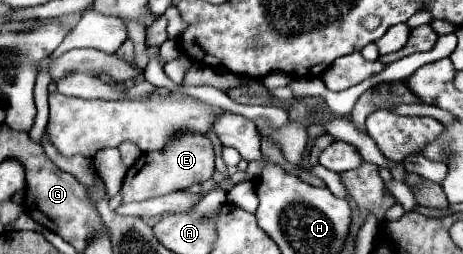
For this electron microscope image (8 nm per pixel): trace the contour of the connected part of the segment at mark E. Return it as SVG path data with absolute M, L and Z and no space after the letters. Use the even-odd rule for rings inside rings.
M184 133L176 137L168 149L142 155L130 169L122 185L122 201L144 201L150 197L168 195L172 191L188 189L194 183L204 183L214 175L214 151L206 135Z

